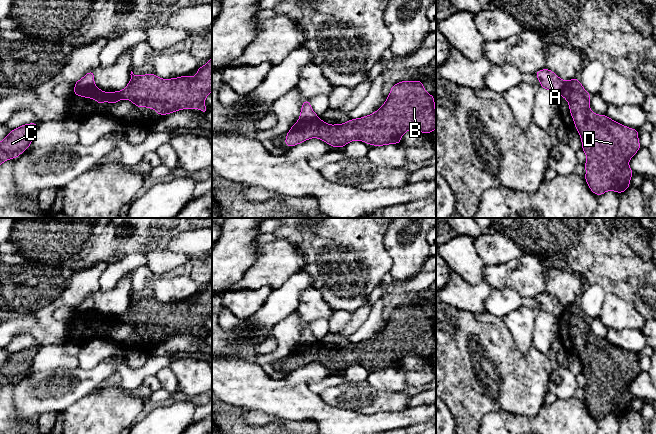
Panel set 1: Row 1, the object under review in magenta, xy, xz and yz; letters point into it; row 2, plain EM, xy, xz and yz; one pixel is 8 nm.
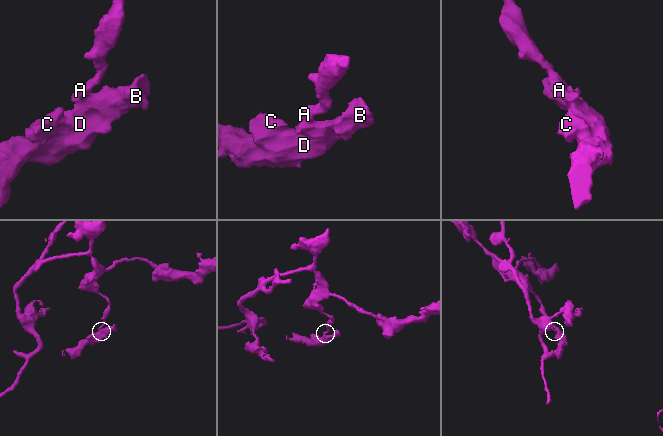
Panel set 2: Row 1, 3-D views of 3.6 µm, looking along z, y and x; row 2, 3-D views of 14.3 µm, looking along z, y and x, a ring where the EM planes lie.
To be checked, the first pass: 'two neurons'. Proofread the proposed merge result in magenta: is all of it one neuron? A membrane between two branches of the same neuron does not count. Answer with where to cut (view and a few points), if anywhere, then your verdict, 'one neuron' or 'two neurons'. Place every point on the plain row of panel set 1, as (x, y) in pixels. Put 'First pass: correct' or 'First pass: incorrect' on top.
First pass: correct
cut in xz along (318, 341), (299, 343); two neurons

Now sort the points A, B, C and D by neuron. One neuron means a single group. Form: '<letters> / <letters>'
A / B C D

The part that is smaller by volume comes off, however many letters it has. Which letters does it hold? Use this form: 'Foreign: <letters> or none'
Foreign: B, C, D

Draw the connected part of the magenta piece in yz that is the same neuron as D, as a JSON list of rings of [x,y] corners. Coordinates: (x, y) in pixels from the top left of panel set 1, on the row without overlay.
[[[576,301],[565,305],[559,319],[568,325],[570,338],[582,364],[582,374],[587,380],[584,403],[590,414],[597,420],[609,414],[623,417],[630,411],[629,405],[634,398],[628,386],[641,372],[638,365],[639,354],[623,350],[607,339],[593,337],[589,330],[591,318],[583,312]]]

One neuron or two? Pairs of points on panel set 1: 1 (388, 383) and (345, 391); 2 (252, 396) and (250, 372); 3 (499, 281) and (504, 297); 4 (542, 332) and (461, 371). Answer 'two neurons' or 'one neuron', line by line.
1: two neurons
2: one neuron
3: two neurons
4: two neurons

